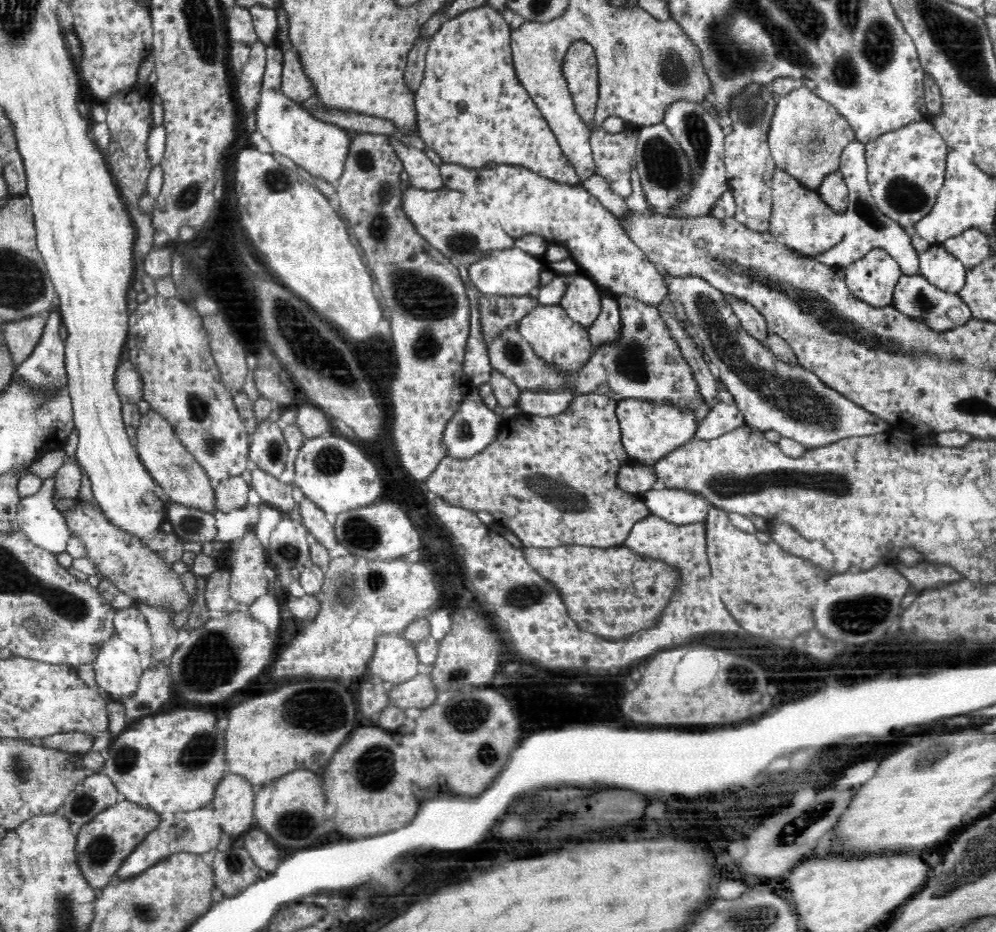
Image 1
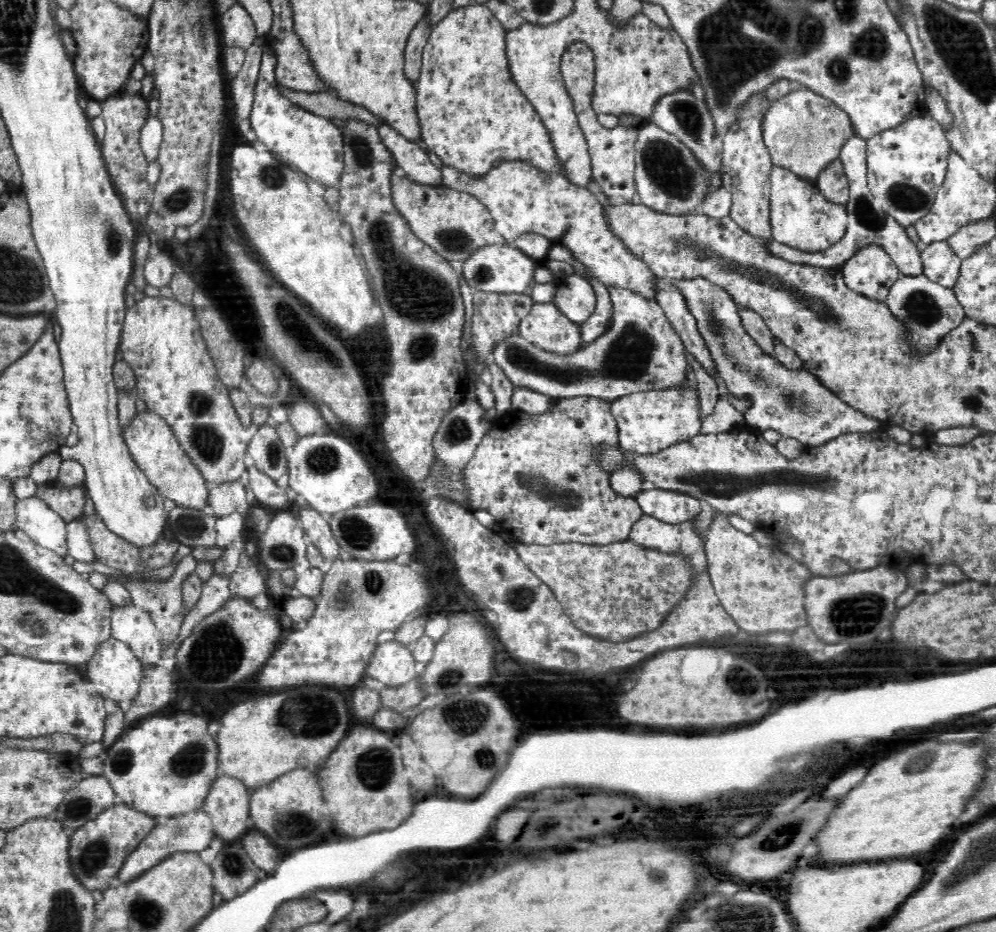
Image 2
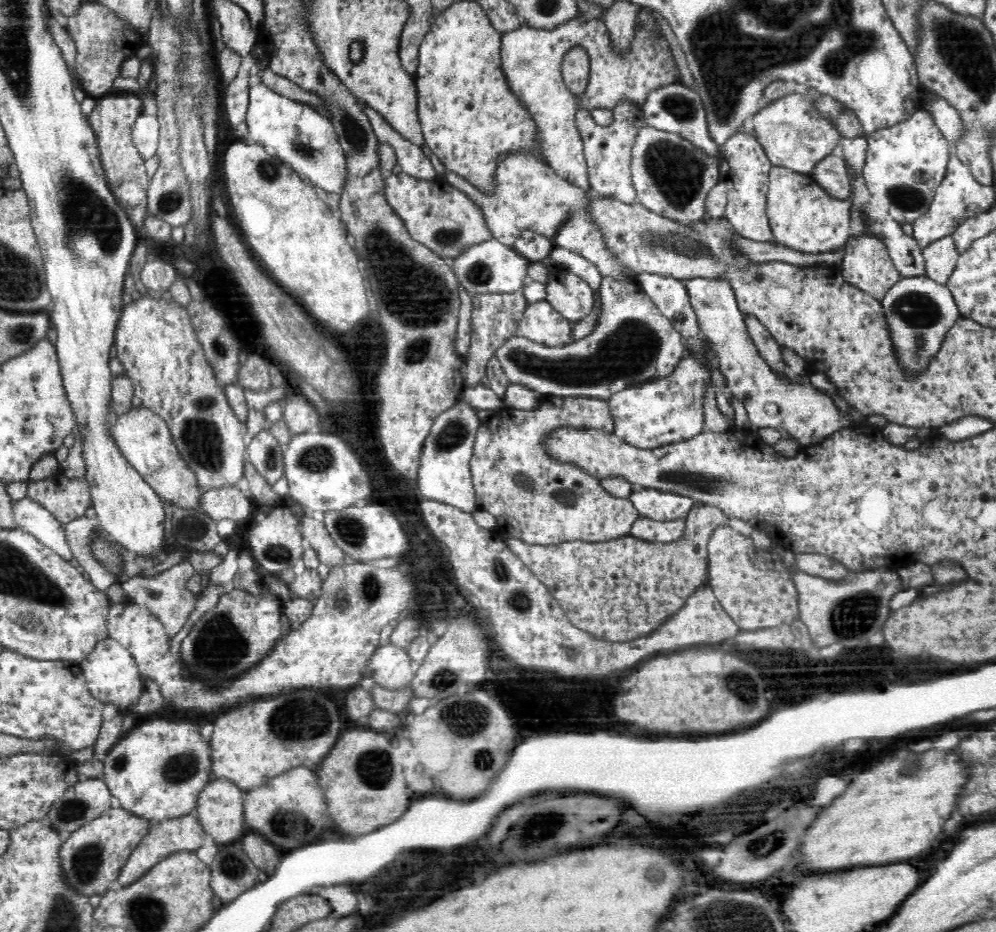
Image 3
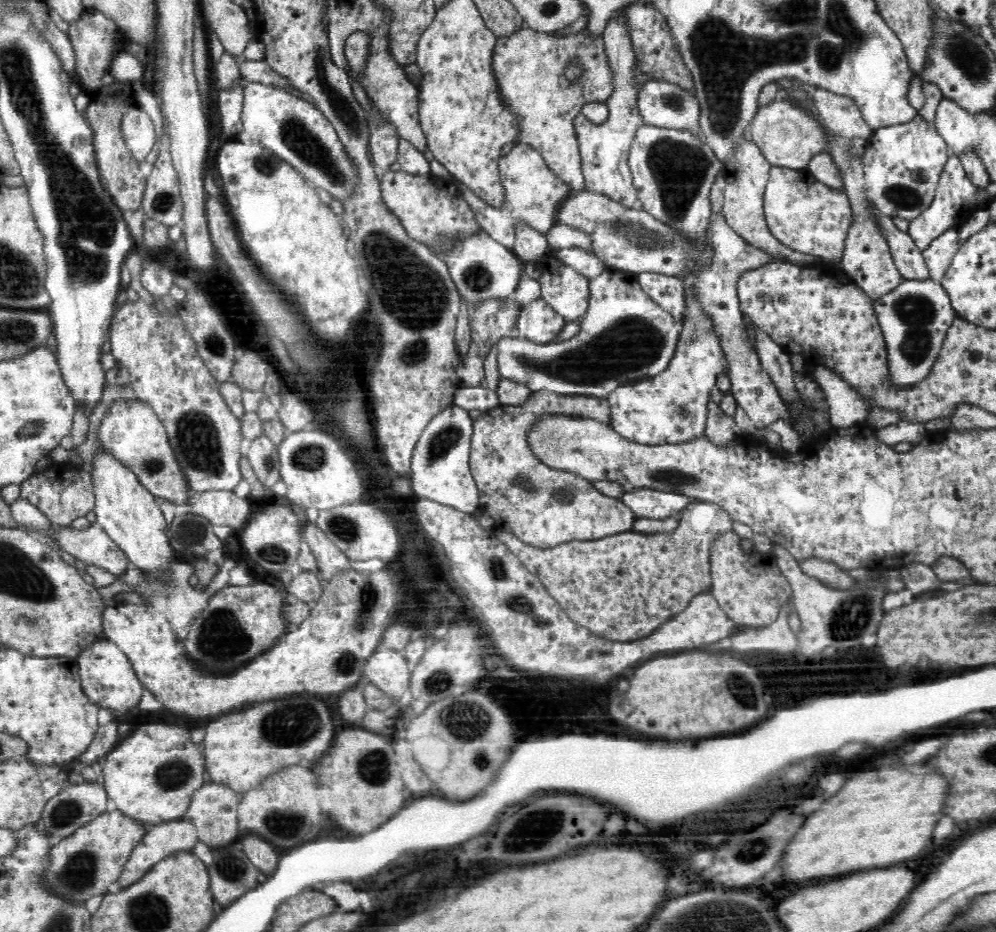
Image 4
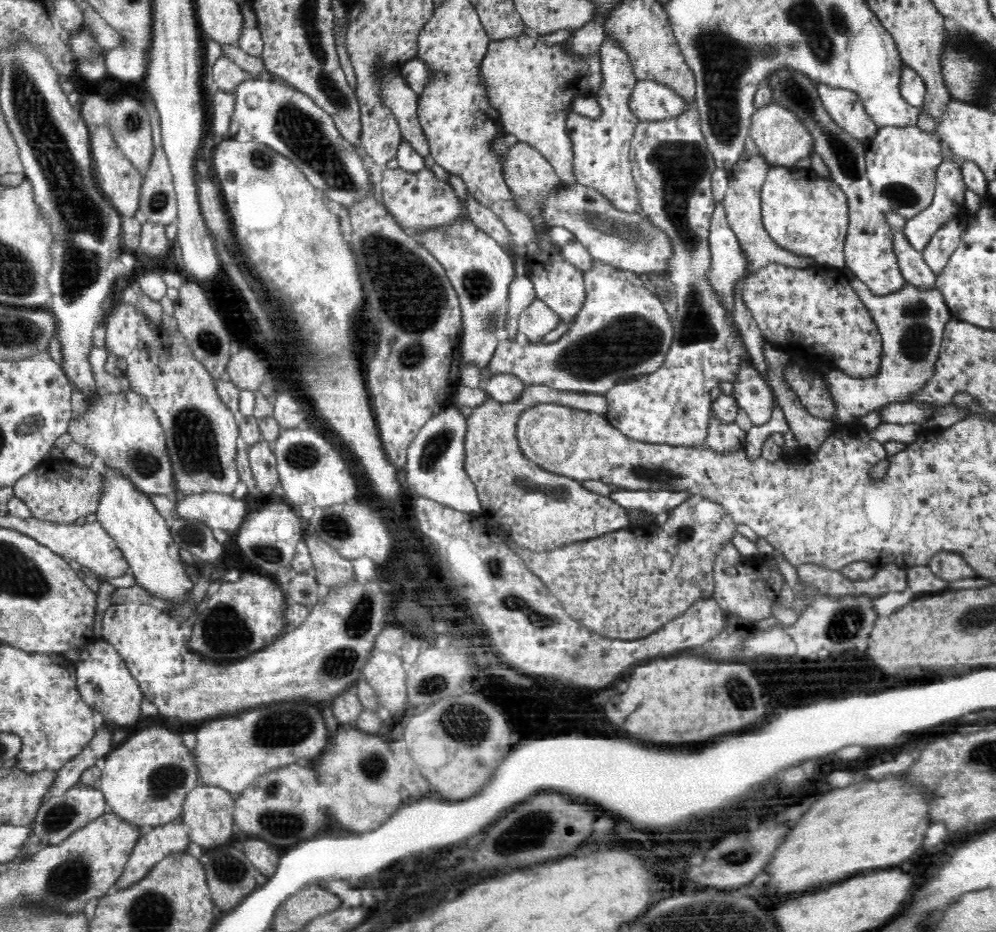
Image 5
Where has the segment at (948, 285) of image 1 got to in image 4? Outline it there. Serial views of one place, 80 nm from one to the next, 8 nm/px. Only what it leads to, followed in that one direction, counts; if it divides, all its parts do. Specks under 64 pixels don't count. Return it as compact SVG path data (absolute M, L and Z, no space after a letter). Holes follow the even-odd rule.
M958 229L948 230L923 250L929 278L934 282L940 282L950 268L952 259L959 252L958 241L960 241Z

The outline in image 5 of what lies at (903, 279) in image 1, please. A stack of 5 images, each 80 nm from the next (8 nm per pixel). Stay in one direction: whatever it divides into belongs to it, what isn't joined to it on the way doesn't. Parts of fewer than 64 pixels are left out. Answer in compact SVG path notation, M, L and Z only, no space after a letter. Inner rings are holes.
M849 275L849 281L877 324L881 334L882 358L879 376L866 377L863 380L849 377L829 365L822 364L817 369L819 375L828 381L828 389L834 399L835 426L859 420L868 412L878 411L892 403L908 400L912 394L922 390L935 374L943 332L948 321L952 320L949 306L937 288L920 290L906 283L892 294L876 295L858 277Z

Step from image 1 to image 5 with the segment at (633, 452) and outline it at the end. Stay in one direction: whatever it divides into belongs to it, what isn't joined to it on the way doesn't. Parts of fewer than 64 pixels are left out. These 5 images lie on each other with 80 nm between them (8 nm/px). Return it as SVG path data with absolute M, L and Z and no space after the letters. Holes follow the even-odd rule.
M696 108L680 114L680 118L672 118L664 122L642 122L636 126L630 143L630 159L636 188L638 189L640 210L649 217L654 226L664 231L664 235L672 240L674 256L670 260L670 268L666 270L675 290L677 311L673 321L675 333L671 348L662 366L654 374L632 379L613 386L605 397L608 410L605 417L624 436L634 441L642 441L652 445L694 445L704 444L710 422L712 398L710 390L719 386L721 381L734 383L738 366L749 352L736 330L729 324L729 316L720 306L712 285L708 284L708 268L712 264L709 227L714 212L714 201L711 176L716 170L716 163L709 154L707 142L703 138Z

